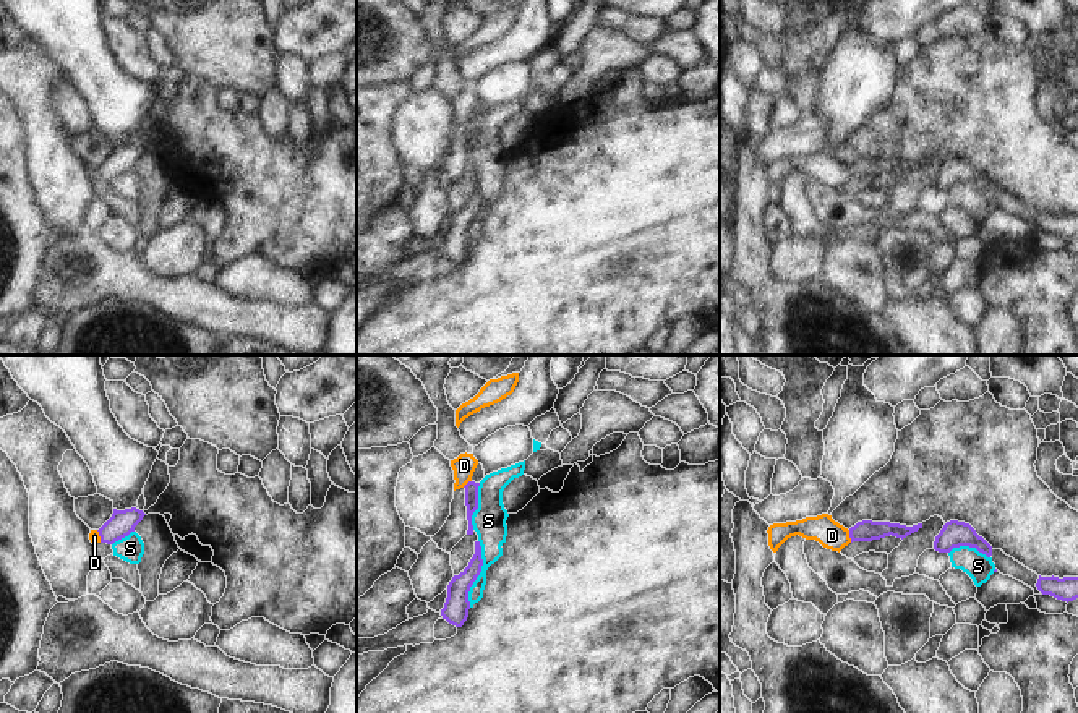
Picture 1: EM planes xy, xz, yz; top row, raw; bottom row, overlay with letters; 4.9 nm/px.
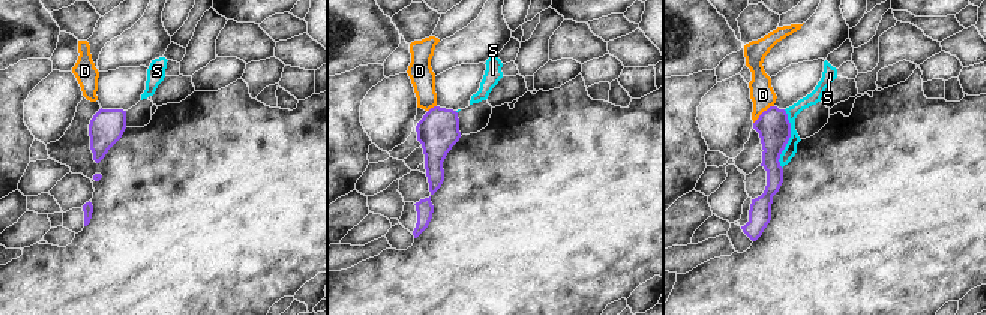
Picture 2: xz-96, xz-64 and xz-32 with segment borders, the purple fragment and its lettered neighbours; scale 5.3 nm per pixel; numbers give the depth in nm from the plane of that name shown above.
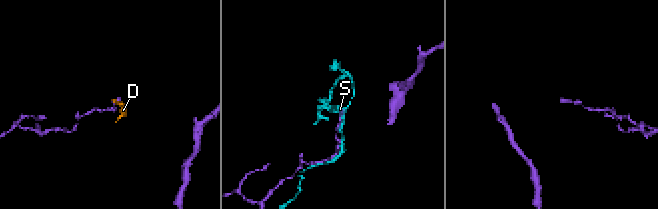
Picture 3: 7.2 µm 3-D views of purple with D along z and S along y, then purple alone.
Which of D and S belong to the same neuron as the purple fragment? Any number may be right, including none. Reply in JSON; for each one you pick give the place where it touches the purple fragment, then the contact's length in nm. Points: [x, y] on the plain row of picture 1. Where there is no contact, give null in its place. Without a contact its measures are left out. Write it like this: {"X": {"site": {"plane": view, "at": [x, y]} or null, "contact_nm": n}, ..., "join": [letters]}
{"join": []}

